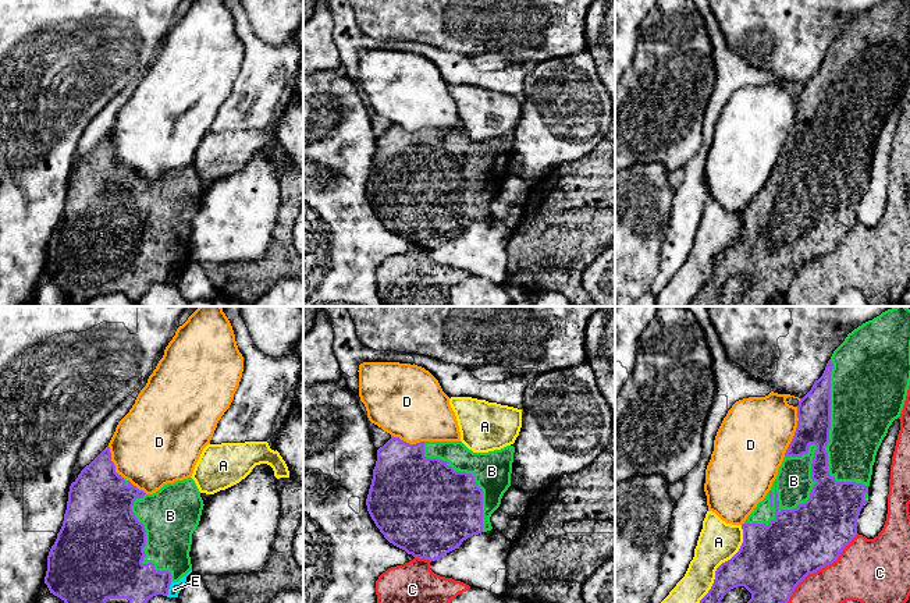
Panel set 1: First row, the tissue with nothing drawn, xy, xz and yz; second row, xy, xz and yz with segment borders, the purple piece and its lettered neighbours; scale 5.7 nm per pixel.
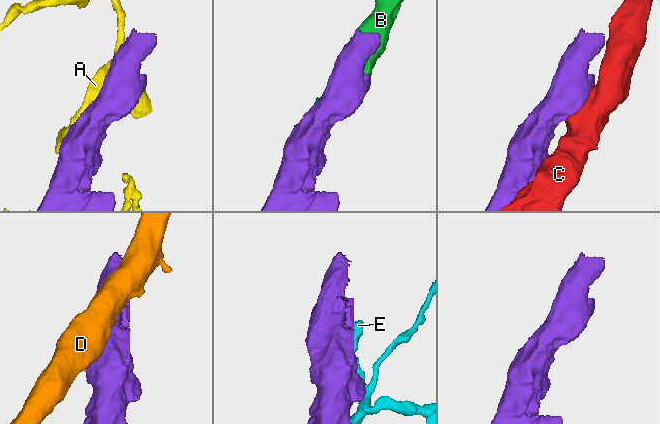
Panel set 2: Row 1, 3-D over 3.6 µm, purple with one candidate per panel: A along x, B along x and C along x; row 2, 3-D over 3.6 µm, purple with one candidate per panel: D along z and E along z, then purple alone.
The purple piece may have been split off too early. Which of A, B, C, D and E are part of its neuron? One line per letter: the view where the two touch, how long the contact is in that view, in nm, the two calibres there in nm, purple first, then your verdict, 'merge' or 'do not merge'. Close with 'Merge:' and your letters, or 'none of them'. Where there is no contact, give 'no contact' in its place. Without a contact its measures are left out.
A: yz | 600 nm | 300/240 nm | do not merge
B: yz | 600 nm | 380/200 nm | merge
C: yz | 600 nm | 380/340 nm | do not merge
D: yz | 300 nm | 190/400 nm | do not merge
E: xy | 90 nm | 240/70 nm | do not merge
Merge: B

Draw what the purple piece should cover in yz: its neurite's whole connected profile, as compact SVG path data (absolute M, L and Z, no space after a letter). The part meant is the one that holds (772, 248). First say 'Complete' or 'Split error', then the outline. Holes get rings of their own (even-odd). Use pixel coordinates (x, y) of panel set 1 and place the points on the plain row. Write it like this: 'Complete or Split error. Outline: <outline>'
Split error. Outline: M882 0L847 22L833 39L822 64L799 89L797 116L785 141L776 167L765 187L742 212L739 240L715 259L708 281L689 306L721 306L719 292L733 276L744 274L751 287L733 306L767 306L779 292L788 292L796 274L808 263L838 248L857 224L857 207L868 187L877 139L889 114L902 102L910 74L910 0Z

